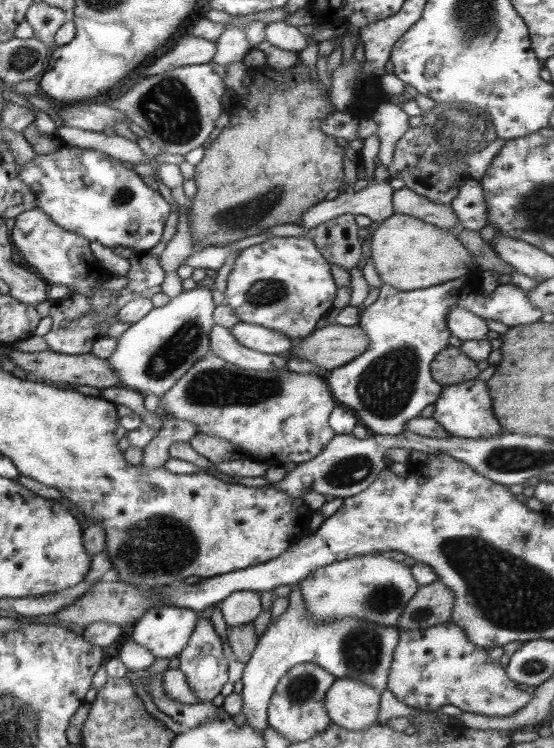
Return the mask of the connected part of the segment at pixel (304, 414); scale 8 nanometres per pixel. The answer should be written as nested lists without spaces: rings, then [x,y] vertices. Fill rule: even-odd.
[[[209,350],[158,398],[157,408],[164,408],[174,419],[192,422],[196,434],[216,436],[239,446],[243,459],[276,467],[288,462],[308,462],[325,448],[334,435],[328,425],[328,416],[336,406],[337,402],[330,394],[324,373],[295,373],[286,367],[278,371],[245,370],[222,361]]]

